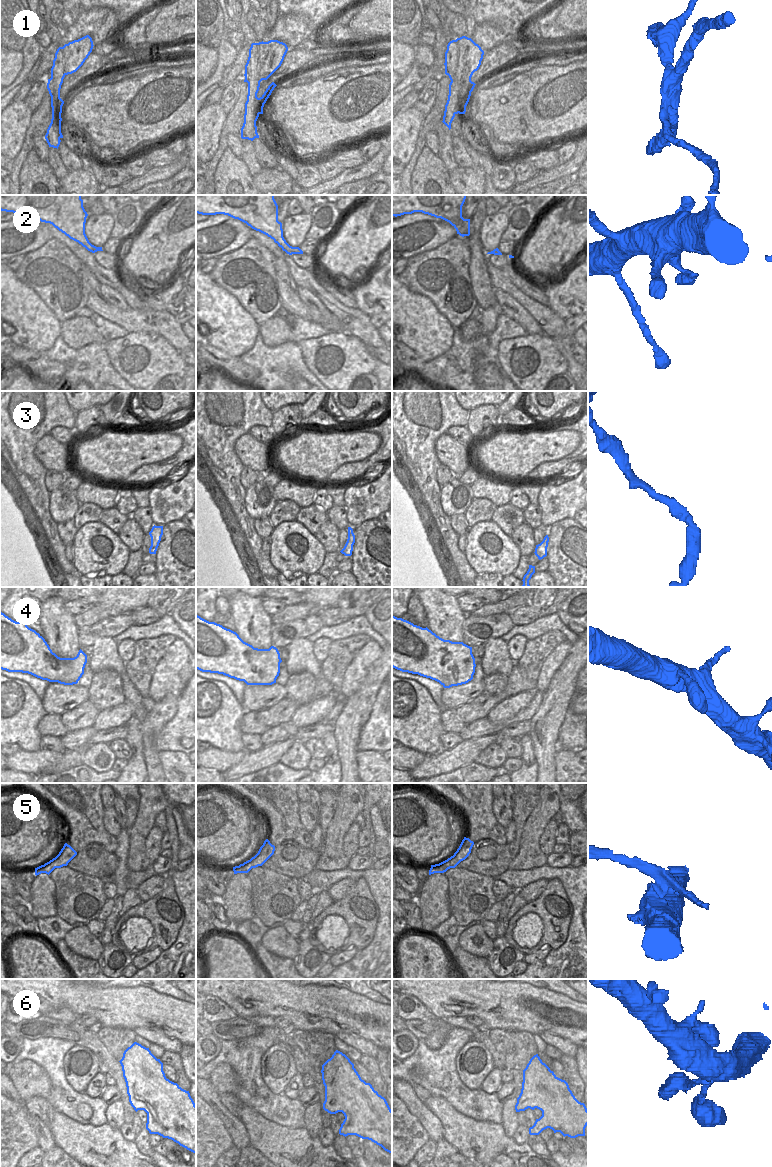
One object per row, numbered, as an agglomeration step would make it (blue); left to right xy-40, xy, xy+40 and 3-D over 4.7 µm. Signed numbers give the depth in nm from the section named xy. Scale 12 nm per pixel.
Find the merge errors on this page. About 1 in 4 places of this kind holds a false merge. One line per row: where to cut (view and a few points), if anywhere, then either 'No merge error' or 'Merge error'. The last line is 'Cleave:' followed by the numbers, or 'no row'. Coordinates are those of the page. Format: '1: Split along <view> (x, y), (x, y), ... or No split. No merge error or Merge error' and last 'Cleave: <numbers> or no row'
1: Split along xy+40 (456, 39), (458, 47), (456, 70), (458, 112). Merge error
2: No split. No merge error
3: No split. No merge error
4: No split. No merge error
5: Split along xy+40 (438, 864), (441, 868), (447, 869). Merge error
6: No split. No merge error
Cleave: 1, 5.

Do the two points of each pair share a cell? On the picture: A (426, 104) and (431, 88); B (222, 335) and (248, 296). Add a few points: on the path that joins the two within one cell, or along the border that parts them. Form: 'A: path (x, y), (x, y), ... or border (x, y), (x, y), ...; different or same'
A: path (426, 100), (428, 92); same
B: border (225, 290), (237, 299), (257, 324); different

